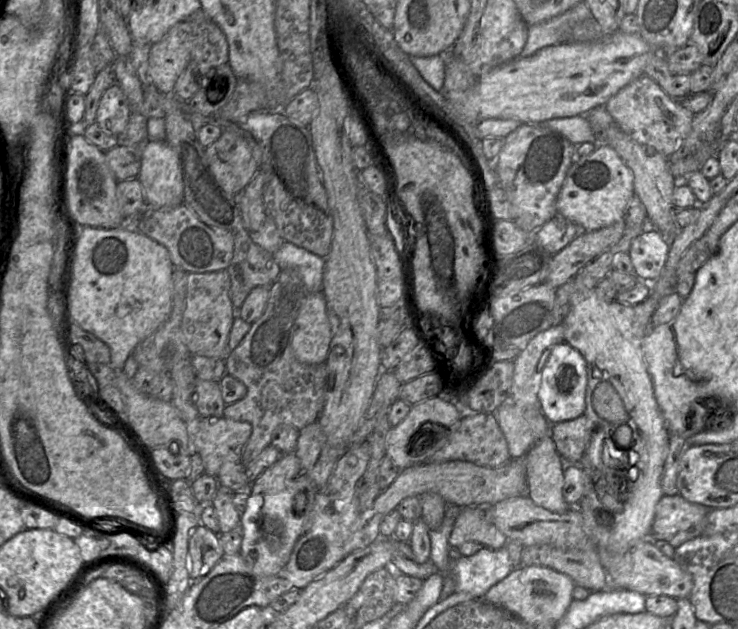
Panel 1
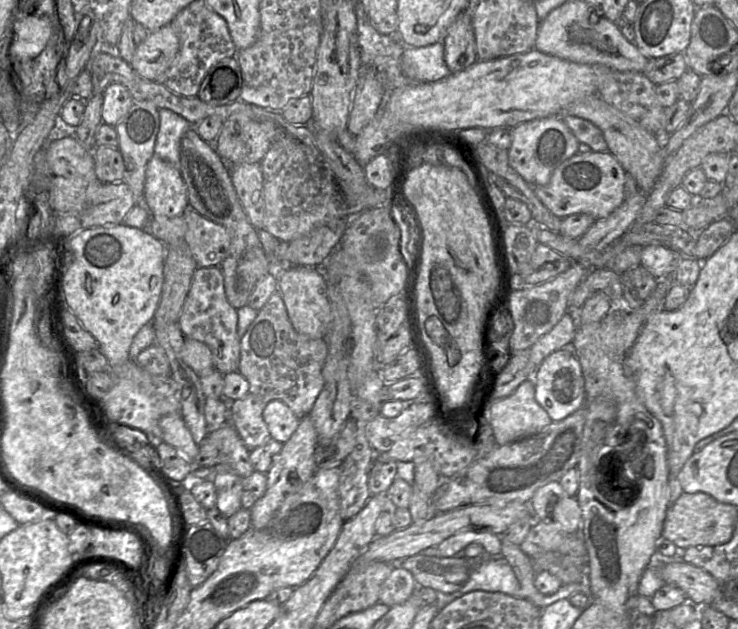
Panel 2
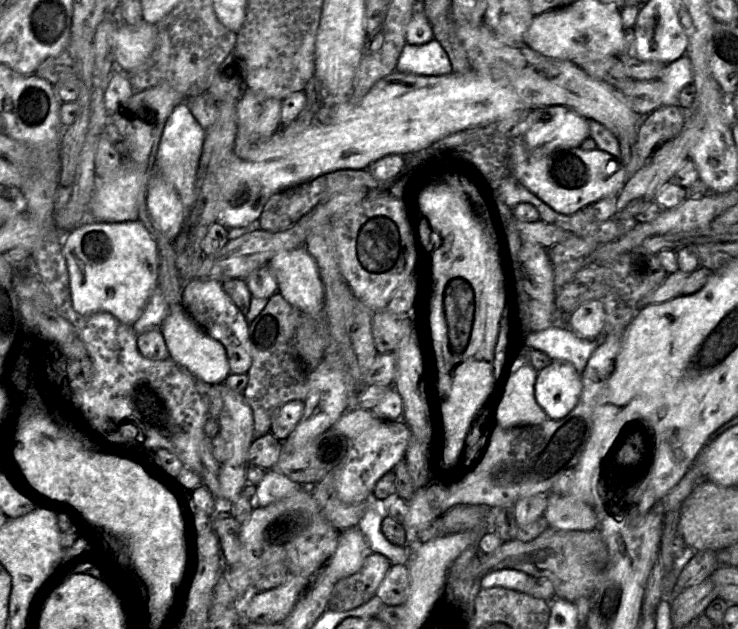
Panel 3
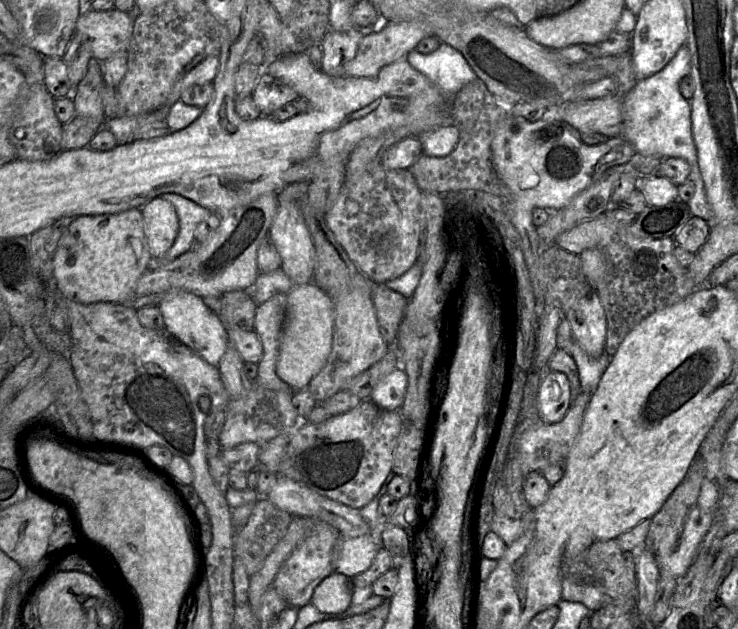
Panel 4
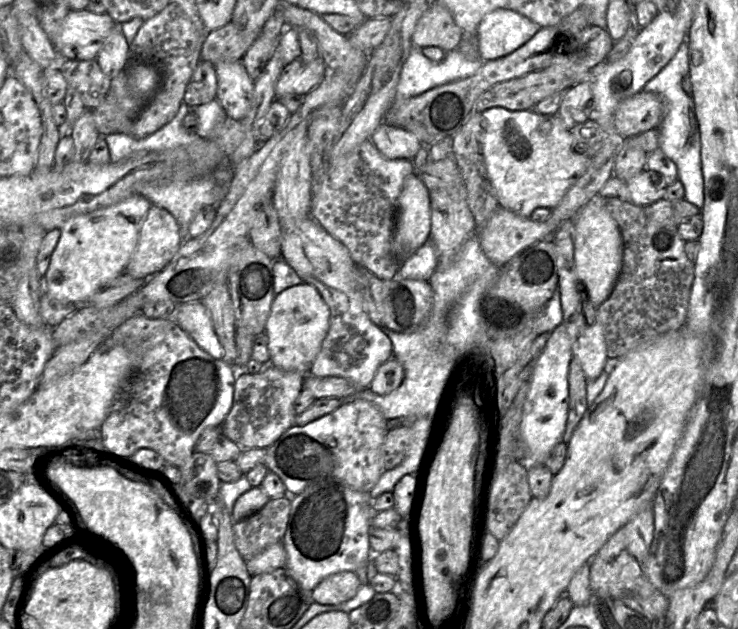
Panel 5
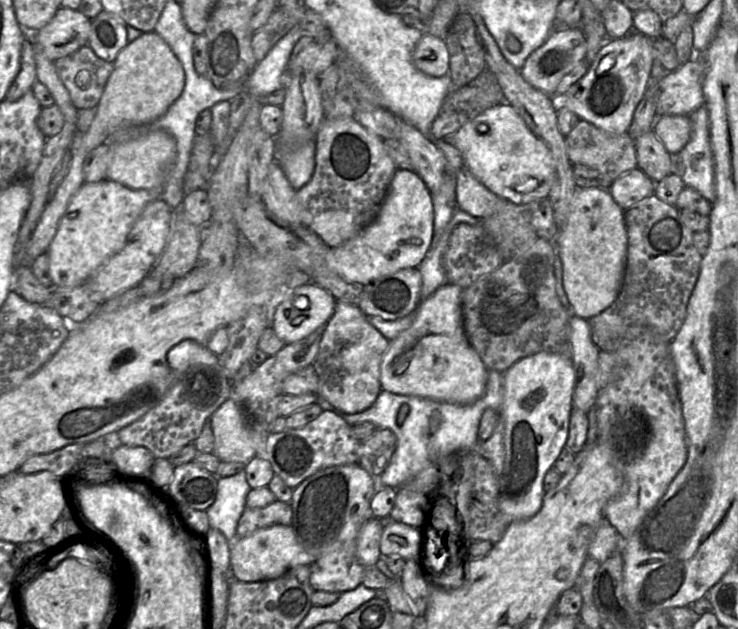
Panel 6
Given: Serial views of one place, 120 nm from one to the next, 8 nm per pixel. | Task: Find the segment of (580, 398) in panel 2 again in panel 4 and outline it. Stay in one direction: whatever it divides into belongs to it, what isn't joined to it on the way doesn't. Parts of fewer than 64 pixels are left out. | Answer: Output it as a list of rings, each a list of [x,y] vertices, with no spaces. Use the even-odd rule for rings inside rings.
[[[552,370],[544,372],[538,391],[538,408],[542,419],[549,424],[562,421],[572,401],[573,392],[567,375]]]

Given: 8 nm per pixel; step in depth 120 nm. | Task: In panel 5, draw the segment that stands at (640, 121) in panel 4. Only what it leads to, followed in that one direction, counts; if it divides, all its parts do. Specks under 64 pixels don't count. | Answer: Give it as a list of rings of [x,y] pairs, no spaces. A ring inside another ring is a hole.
[[[682,43],[669,63],[644,87],[643,91],[657,94],[666,107],[665,115],[658,126],[659,148],[677,166],[678,179],[685,189],[685,199],[700,210],[704,206],[704,178],[701,163],[701,134],[692,96],[683,87],[683,78],[690,72],[689,44]]]

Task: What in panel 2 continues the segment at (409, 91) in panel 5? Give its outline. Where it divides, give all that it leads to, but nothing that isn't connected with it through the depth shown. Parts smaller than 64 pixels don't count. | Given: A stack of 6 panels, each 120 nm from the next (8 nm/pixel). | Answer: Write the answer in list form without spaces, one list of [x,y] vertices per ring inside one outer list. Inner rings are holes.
[[[442,42],[424,47],[405,47],[401,69],[411,82],[436,82],[451,74]]]

